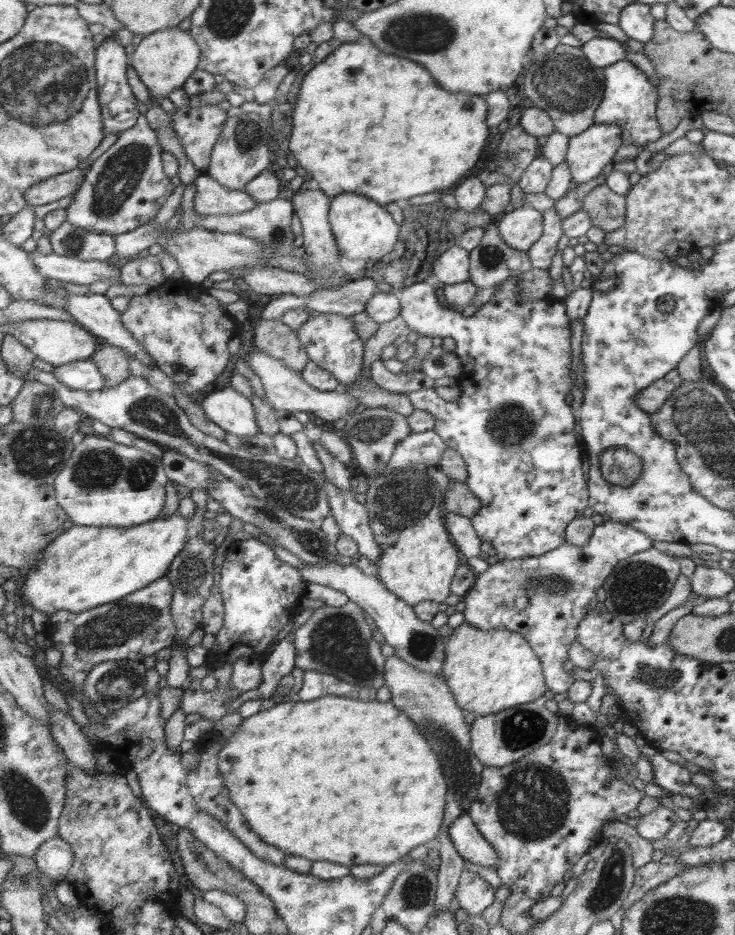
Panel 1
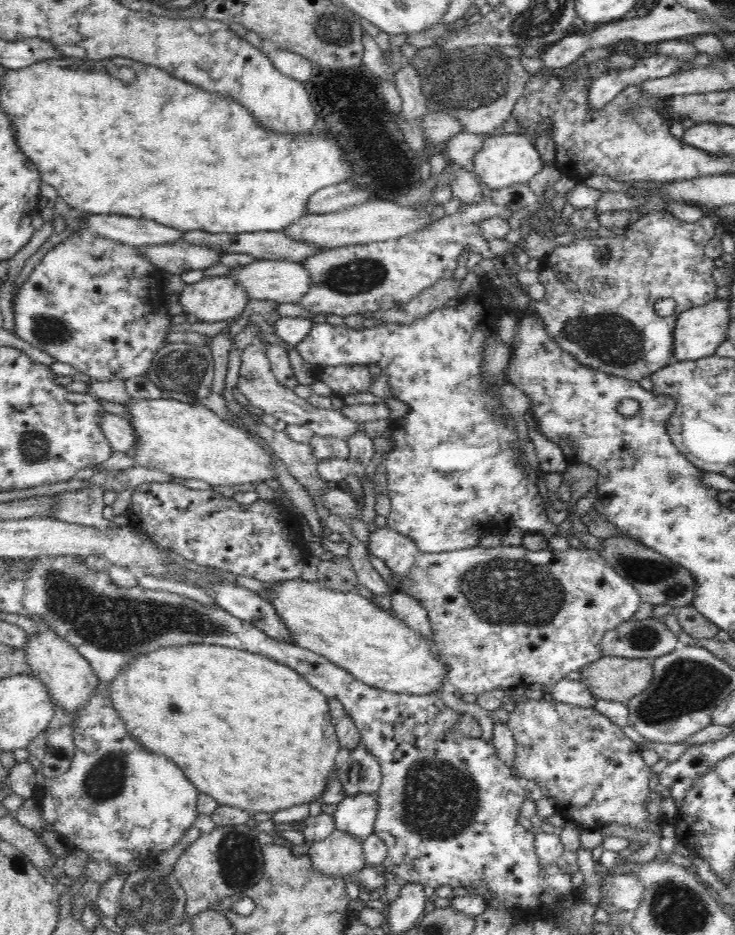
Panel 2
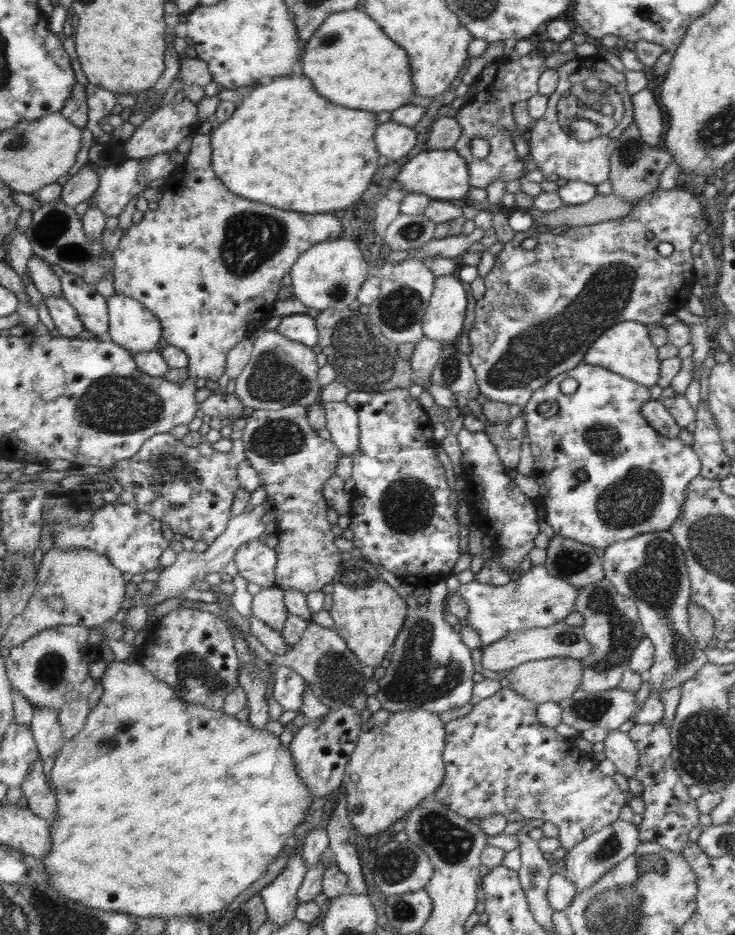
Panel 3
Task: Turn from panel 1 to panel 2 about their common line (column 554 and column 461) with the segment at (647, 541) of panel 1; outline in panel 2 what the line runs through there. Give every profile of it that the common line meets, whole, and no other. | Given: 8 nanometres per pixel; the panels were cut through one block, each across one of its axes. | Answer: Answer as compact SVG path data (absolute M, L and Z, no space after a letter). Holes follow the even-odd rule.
M386 526L377 528L369 534L370 552L383 560L396 575L400 576L402 588L406 594L416 598L418 602L428 611L428 619L432 625L434 642L432 645L444 659L444 663L449 668L448 682L462 694L483 694L496 689L510 689L511 687L523 687L532 684L552 688L558 681L564 680L566 674L570 672L580 672L584 666L600 660L603 656L602 640L606 632L615 630L618 625L632 620L632 615L638 606L641 598L639 592L625 578L622 578L609 564L604 562L599 552L592 549L577 549L569 547L566 550L546 550L531 551L520 546L497 546L496 548L486 548L480 545L453 550L450 552L428 553L422 552L412 538Z

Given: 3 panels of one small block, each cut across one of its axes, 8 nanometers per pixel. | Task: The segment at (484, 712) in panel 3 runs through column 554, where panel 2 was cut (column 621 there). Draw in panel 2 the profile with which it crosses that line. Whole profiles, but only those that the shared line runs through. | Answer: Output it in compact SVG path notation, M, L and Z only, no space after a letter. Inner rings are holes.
M545 697L541 700L528 700L528 702L518 702L512 712L510 712L510 718L506 723L506 726L512 731L513 738L515 740L515 760L513 770L520 778L536 781L540 786L542 794L546 798L552 798L555 802L555 812L564 816L567 822L575 823L577 826L594 830L599 829L602 826L612 824L622 824L622 826L631 826L632 828L639 828L640 830L646 830L646 832L654 832L656 836L662 837L662 827L664 822L657 821L652 823L648 821L648 810L646 809L646 798L650 795L648 784L650 784L651 771L648 766L642 760L640 755L641 747L638 743L632 741L630 738L624 735L622 728L610 721L605 715L600 714L594 707L582 708L573 706L570 704L563 704L553 700L550 697Z

